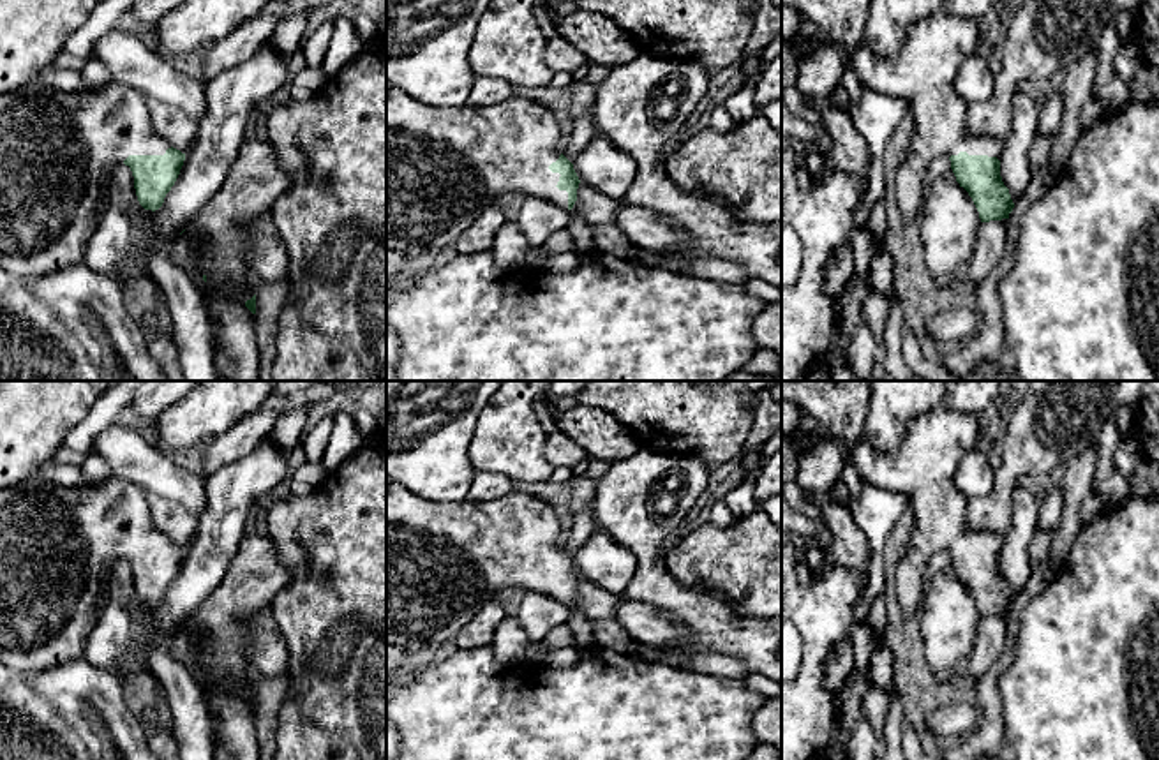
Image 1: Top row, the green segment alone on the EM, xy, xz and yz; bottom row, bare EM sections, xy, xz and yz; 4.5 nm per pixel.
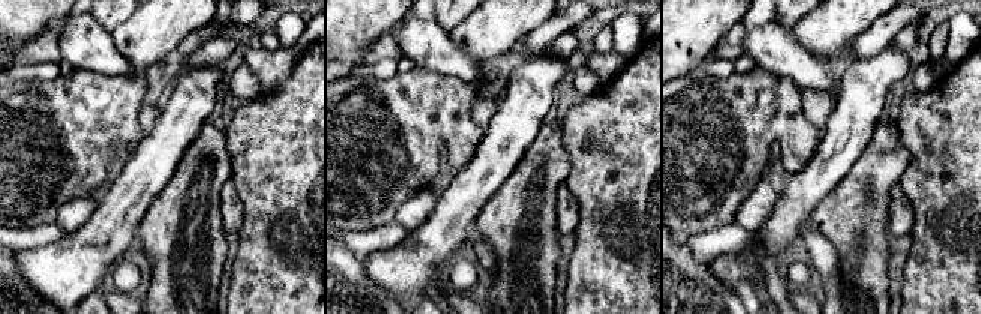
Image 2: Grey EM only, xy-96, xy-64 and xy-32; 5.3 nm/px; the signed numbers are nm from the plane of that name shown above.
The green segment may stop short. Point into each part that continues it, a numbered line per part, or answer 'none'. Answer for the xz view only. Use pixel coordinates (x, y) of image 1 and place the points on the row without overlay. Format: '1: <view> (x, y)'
1: xz (445, 561)

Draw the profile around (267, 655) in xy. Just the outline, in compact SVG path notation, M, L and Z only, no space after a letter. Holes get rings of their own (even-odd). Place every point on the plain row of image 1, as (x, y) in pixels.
M259 610L250 621L247 659L254 675L288 675L288 642L270 610Z

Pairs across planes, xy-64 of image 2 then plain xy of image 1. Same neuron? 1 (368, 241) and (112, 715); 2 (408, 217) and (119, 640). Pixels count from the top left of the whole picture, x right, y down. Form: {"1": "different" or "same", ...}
{"1": "same", "2": "same"}

